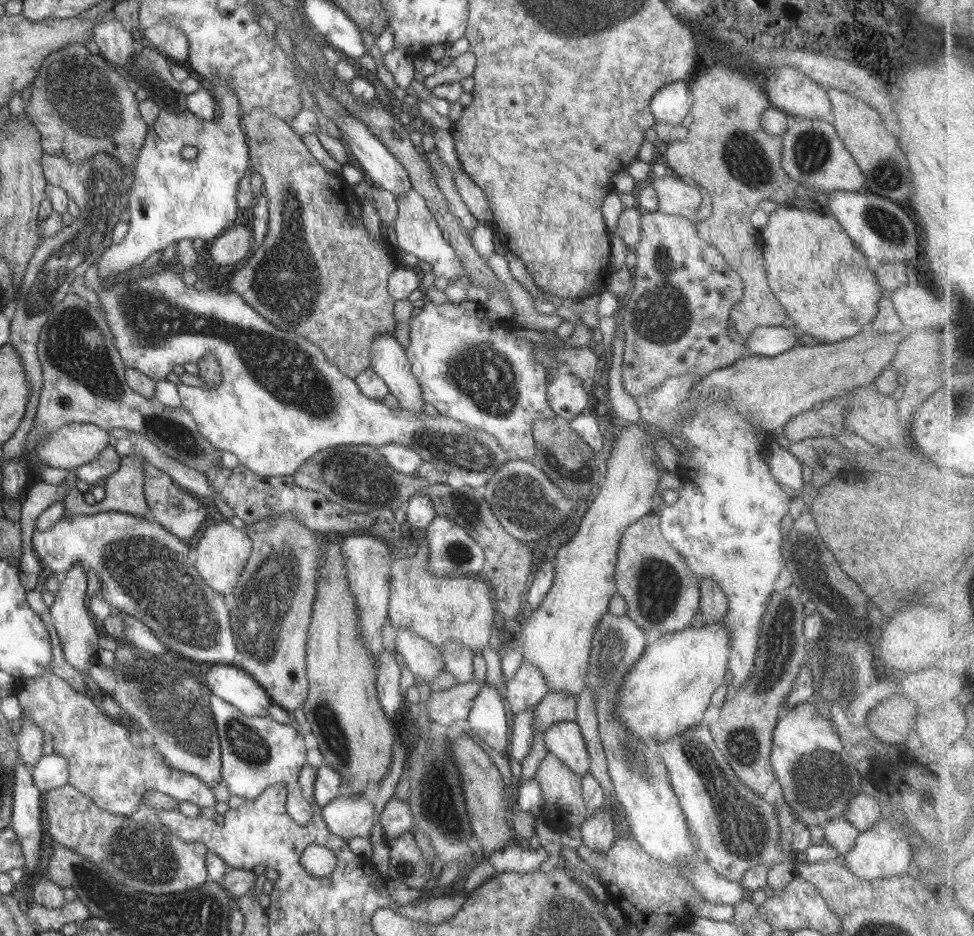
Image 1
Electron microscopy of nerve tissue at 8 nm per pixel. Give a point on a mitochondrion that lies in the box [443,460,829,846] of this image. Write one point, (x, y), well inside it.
(529, 506)

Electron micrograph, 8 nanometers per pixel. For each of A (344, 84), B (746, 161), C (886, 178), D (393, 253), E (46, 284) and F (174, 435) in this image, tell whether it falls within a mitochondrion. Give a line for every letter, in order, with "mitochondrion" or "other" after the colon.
A: other
B: mitochondrion
C: mitochondrion
D: other
E: mitochondrion
F: mitochondrion

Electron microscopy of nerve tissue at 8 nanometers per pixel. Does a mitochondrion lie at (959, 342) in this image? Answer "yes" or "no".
yes

